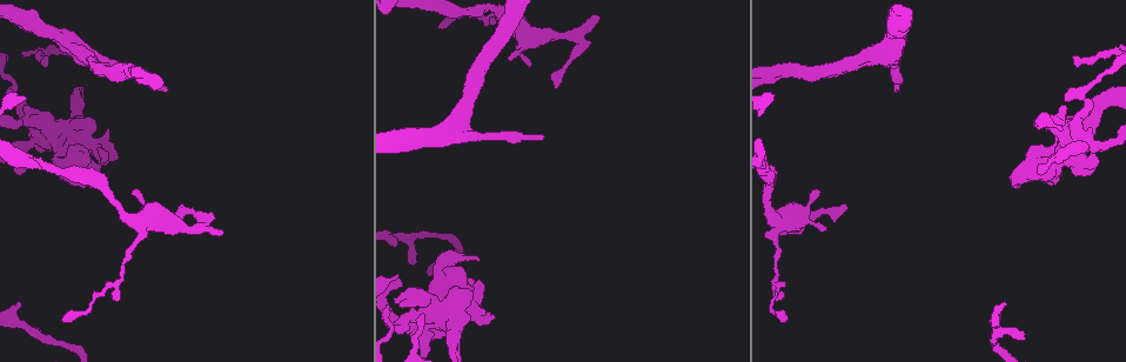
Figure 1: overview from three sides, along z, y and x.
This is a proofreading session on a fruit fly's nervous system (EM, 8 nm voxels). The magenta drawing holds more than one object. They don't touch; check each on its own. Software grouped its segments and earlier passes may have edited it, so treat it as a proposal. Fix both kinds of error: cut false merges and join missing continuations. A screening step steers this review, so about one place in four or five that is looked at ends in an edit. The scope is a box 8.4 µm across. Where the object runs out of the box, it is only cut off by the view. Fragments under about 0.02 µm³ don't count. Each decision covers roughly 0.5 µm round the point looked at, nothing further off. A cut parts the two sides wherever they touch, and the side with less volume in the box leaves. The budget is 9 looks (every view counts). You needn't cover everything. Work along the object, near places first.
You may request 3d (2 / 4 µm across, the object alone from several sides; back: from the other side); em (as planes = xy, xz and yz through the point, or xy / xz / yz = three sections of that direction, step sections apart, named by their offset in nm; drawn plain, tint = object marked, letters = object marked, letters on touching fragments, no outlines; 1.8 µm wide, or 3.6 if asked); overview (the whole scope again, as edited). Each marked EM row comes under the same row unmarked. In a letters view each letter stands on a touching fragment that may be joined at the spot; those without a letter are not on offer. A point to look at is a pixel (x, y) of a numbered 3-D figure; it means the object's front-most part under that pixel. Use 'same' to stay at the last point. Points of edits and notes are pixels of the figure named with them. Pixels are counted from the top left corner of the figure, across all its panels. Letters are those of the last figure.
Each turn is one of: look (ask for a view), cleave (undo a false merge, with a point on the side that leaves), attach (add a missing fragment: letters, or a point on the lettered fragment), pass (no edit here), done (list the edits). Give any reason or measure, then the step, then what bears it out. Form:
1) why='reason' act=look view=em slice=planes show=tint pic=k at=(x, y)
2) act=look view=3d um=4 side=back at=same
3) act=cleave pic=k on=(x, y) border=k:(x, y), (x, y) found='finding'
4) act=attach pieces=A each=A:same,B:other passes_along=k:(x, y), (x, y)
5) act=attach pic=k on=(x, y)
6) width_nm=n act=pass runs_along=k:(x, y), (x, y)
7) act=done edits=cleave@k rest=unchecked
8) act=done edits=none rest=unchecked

why='two arms in line, one across' act=look view=em slice=planes show=letters pic=1 at=(452, 131)

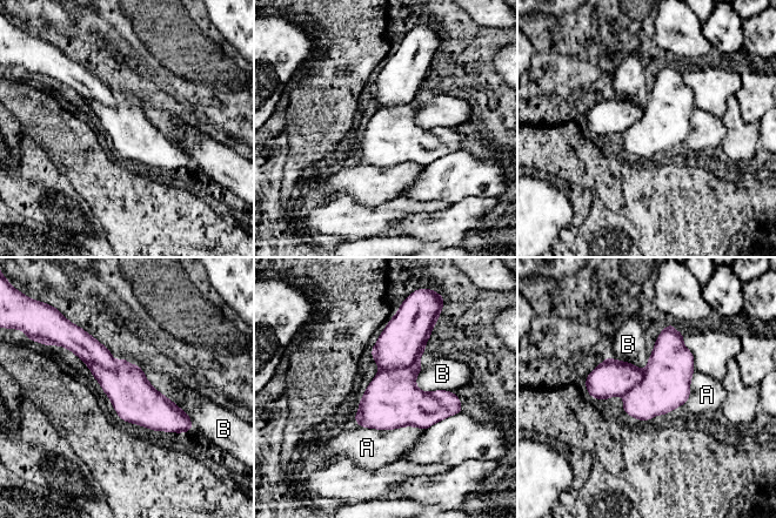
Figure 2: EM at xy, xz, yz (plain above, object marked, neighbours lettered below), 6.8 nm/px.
act=cleave pic=2 on=(397, 345) each=A:other,B:other border=2:(434, 323), (412, 363), (380, 371) found='two neurons meet here'

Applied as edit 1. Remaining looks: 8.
why='see it whole again' act=look view=overview

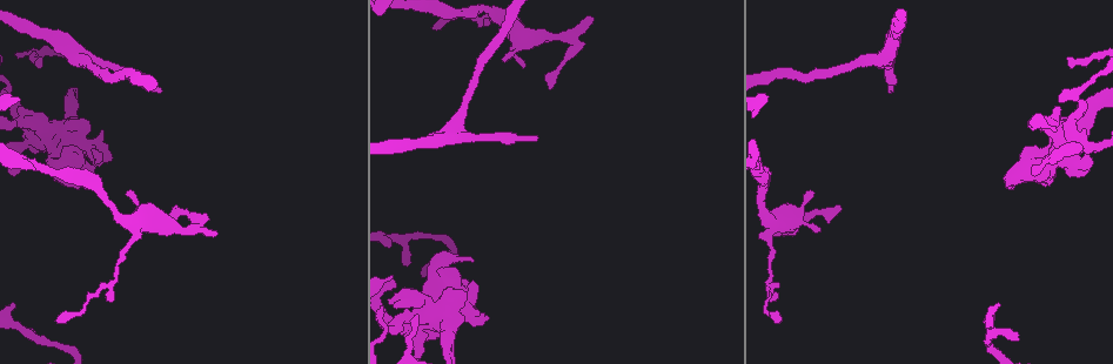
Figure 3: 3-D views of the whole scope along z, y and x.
why='sudden change in width' act=look view=em slice=xz step=8 show=tint pic=3 at=(131, 223)

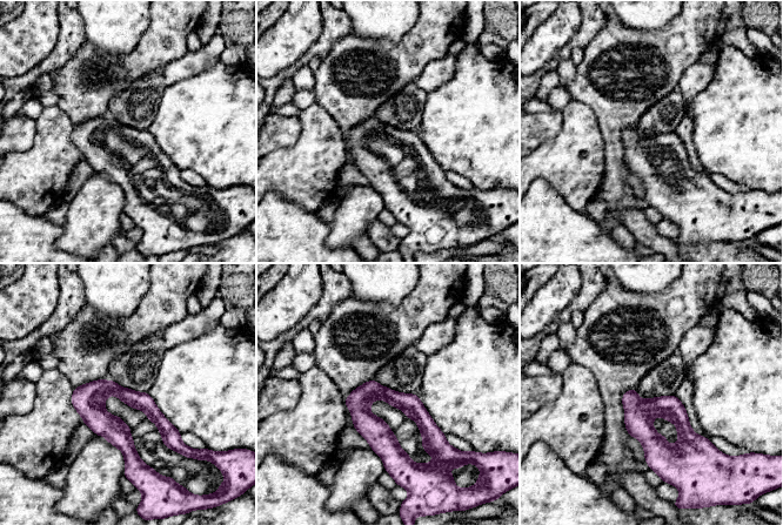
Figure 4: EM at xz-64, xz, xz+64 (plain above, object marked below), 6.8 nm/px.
why='another direction' act=look view=em slice=planes show=tint at=same

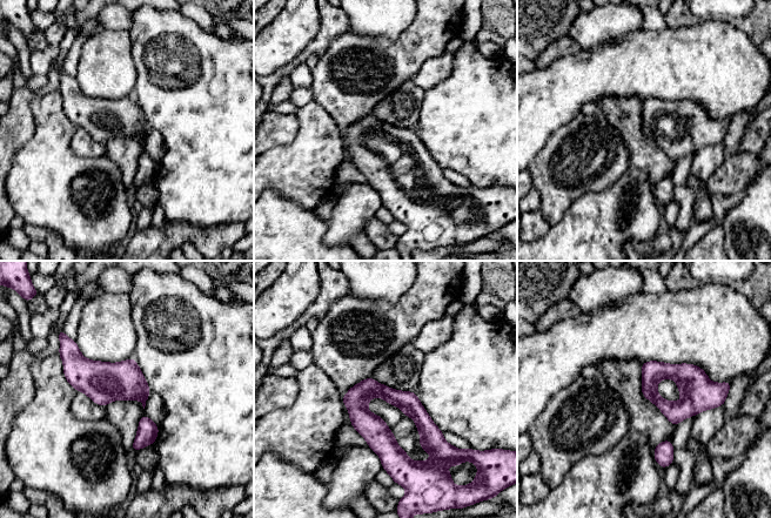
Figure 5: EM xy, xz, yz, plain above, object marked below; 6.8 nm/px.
act=look view=em slice=planes show=letters at=same

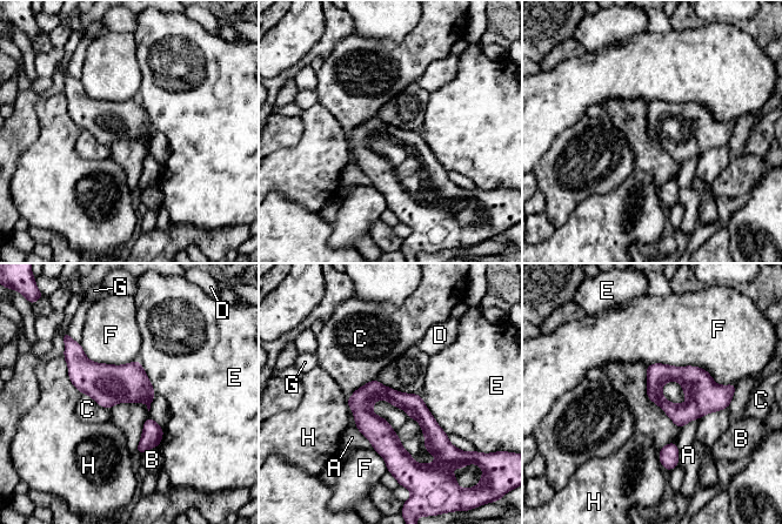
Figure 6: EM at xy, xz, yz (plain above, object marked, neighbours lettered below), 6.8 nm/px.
width_nm=150 act=pass each=A:other,B:other,C:other,D:other,E:other,F:other,G:other,H:other border=6:(376, 378), (363, 383), (347, 400) found='all the same neuron'

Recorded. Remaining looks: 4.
why='an open end' act=look view=em slice=planes show=letters pic=3 at=(537, 137)

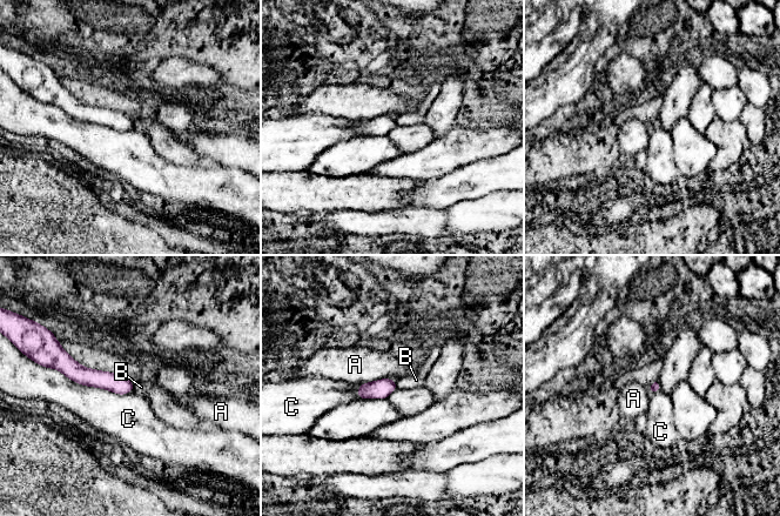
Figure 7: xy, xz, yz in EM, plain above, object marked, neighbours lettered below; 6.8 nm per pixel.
longest_contact=C:600nm act=pass each=A:other,B:other,C:other runs_along=7:(64, 362), (85, 376), (129, 388) found='none of them fits'

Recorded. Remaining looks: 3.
act=look view=em slice=planes show=letters pic=3 at=(839, 208)

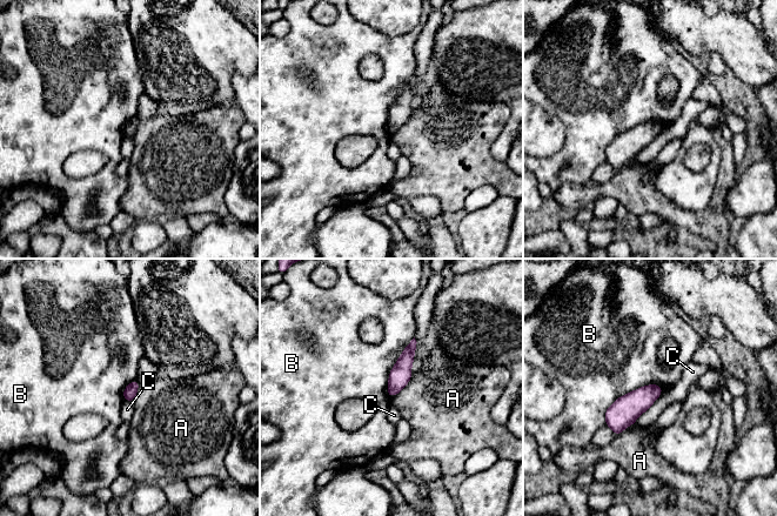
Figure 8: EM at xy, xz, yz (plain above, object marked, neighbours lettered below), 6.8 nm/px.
act=pass each=A:other,B:other,C:other border=8:(662, 388), (621, 395), (604, 422) found='none of them fits'

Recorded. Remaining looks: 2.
act=done edits=cleave@2 rest=unchecked

